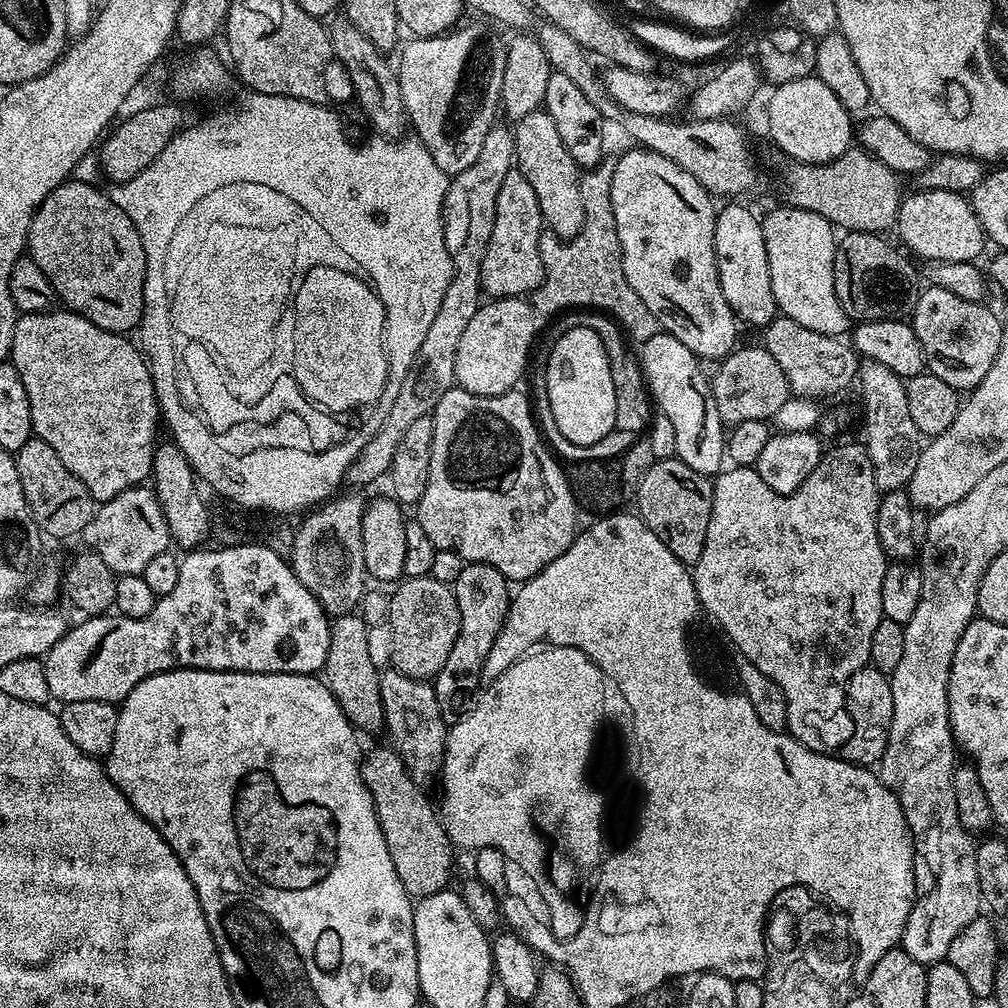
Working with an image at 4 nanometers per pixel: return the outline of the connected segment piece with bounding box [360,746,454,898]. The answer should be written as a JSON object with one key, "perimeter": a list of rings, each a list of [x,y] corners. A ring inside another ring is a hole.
{"perimeter":[[[372,748],[363,753],[360,762],[362,782],[366,782],[366,790],[370,790],[370,798],[374,802],[374,810],[378,814],[378,822],[382,826],[382,834],[386,838],[386,850],[390,850],[390,858],[394,862],[394,870],[398,870],[398,878],[409,896],[419,898],[438,894],[449,887],[452,880],[452,852],[454,845],[446,834],[443,819],[428,801],[429,793],[412,781],[402,758],[395,748]]]}

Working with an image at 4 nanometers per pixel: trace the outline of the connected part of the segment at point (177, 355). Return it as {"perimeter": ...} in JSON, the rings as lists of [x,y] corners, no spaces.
{"perimeter":[[[228,180],[228,184],[220,184],[210,194],[202,194],[194,206],[186,214],[182,214],[182,222],[174,230],[170,238],[170,246],[166,246],[166,262],[164,263],[164,287],[166,289],[166,315],[168,315],[168,328],[170,342],[172,343],[172,388],[180,408],[204,428],[208,440],[214,445],[214,450],[222,458],[231,460],[252,460],[252,456],[260,456],[260,452],[304,452],[304,456],[324,456],[325,452],[318,452],[314,446],[314,428],[312,424],[292,406],[286,406],[286,394],[297,392],[302,387],[300,380],[295,380],[292,375],[297,375],[294,358],[298,354],[302,340],[296,337],[296,327],[301,323],[298,318],[298,290],[304,280],[296,280],[292,284],[292,292],[288,292],[288,300],[284,300],[284,312],[280,312],[280,276],[288,280],[288,264],[292,264],[292,240],[296,240],[296,268],[300,268],[302,275],[306,275],[311,268],[341,268],[341,260],[336,260],[336,240],[320,228],[320,220],[300,204],[300,200],[292,200],[284,188],[272,188],[272,184],[264,184],[264,180]]]}

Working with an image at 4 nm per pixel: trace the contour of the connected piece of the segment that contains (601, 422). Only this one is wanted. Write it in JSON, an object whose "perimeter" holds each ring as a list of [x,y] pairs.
{"perimeter":[[[568,326],[548,352],[548,365],[544,368],[544,388],[548,391],[548,408],[552,411],[555,431],[578,446],[590,446],[615,429],[614,385],[610,374],[610,362],[602,346],[602,338],[589,328]]]}

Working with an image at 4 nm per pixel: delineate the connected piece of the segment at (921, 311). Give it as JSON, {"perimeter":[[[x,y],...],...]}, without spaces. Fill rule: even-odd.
{"perimeter":[[[928,286],[921,291],[912,311],[910,323],[914,334],[918,334],[918,342],[922,342],[927,371],[957,390],[977,388],[982,378],[990,374],[994,358],[998,358],[1006,328],[986,305],[966,302],[966,298],[950,294],[950,290]]]}

